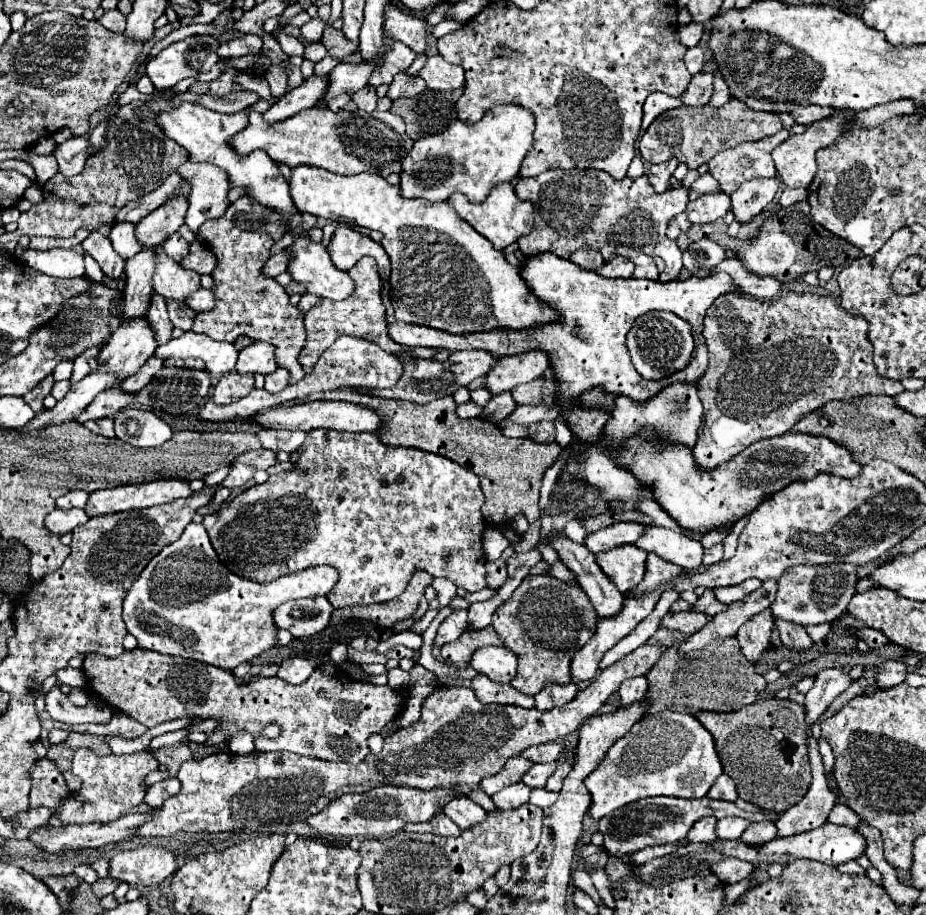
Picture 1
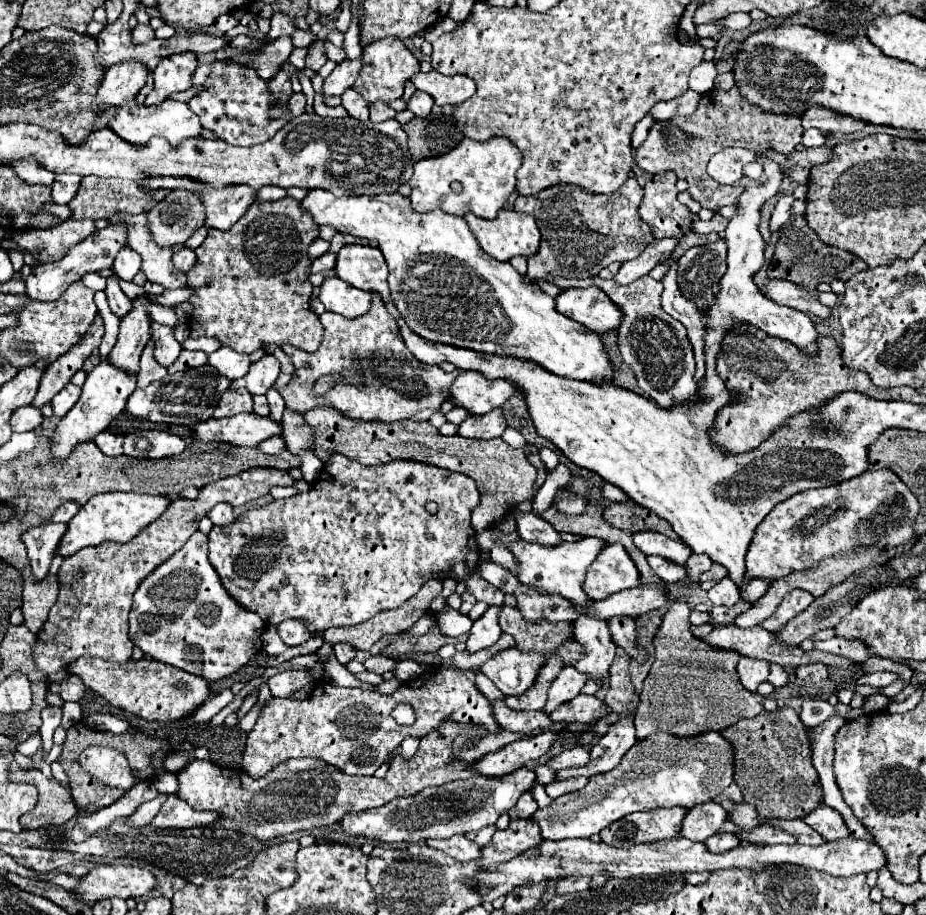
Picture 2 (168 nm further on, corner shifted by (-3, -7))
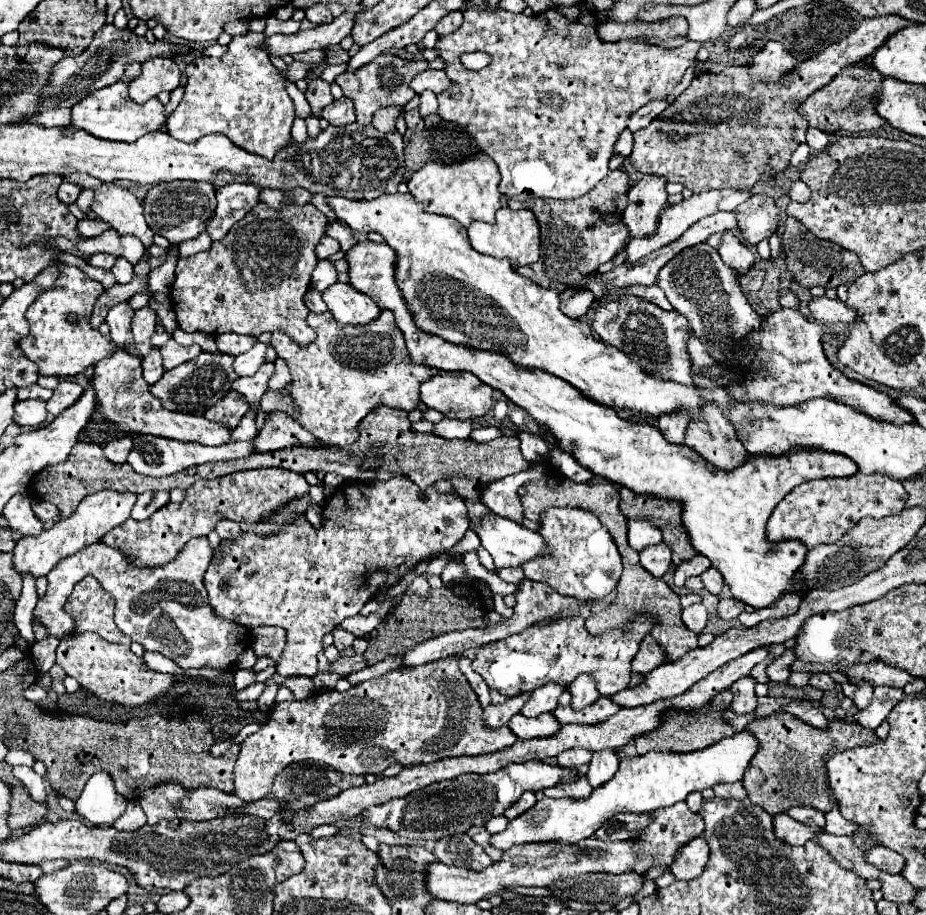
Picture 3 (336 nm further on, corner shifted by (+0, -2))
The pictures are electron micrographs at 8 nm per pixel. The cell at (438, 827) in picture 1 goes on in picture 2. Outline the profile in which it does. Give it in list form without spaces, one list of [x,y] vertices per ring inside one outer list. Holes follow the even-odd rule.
[[[461,834],[451,836],[451,838],[447,838],[447,840],[425,840],[425,842],[427,842],[427,846],[437,848],[437,850],[449,854],[451,858],[455,858],[455,860],[461,862],[461,864],[465,864],[465,862],[475,860],[475,858],[481,856],[481,854],[479,854],[481,848],[479,848],[475,842],[471,842],[471,840],[467,840],[465,836],[461,836]]]

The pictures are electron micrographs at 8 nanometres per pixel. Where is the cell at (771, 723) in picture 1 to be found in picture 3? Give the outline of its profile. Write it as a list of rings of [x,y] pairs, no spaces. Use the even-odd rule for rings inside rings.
[[[774,713],[762,719],[754,719],[748,723],[746,729],[756,735],[756,739],[760,741],[760,749],[744,775],[744,787],[748,791],[748,799],[764,807],[772,815],[784,813],[796,805],[806,805],[828,813],[834,805],[838,805],[838,801],[828,785],[824,755],[832,749],[846,751],[878,741],[872,729],[860,727],[856,723],[832,719],[830,729],[814,729],[812,725],[798,721],[790,713]]]

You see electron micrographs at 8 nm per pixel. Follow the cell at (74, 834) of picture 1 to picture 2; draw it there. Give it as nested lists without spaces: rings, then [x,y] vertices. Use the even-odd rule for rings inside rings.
[[[175,794],[169,796],[161,812],[153,818],[153,828],[195,828],[209,826],[217,820],[215,812],[195,812],[189,804],[179,800]]]

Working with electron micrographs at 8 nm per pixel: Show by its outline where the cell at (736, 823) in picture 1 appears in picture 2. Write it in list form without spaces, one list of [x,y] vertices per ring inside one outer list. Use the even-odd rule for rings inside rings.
[[[721,832],[721,834],[715,834],[711,836],[707,842],[709,850],[713,852],[725,852],[725,850],[731,850],[731,848],[737,848],[739,846],[739,838],[731,832]]]

